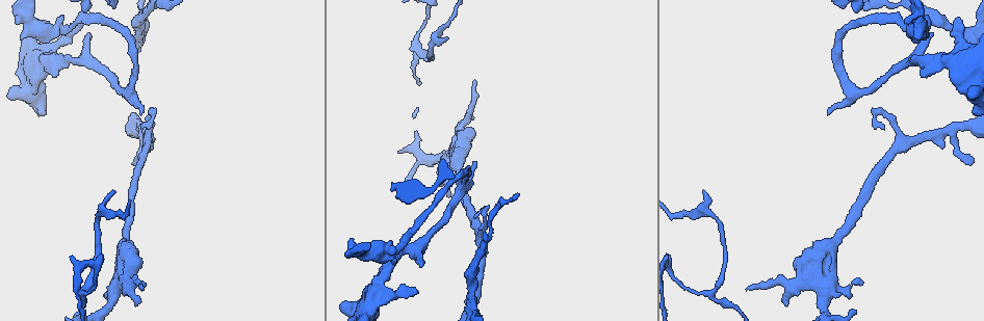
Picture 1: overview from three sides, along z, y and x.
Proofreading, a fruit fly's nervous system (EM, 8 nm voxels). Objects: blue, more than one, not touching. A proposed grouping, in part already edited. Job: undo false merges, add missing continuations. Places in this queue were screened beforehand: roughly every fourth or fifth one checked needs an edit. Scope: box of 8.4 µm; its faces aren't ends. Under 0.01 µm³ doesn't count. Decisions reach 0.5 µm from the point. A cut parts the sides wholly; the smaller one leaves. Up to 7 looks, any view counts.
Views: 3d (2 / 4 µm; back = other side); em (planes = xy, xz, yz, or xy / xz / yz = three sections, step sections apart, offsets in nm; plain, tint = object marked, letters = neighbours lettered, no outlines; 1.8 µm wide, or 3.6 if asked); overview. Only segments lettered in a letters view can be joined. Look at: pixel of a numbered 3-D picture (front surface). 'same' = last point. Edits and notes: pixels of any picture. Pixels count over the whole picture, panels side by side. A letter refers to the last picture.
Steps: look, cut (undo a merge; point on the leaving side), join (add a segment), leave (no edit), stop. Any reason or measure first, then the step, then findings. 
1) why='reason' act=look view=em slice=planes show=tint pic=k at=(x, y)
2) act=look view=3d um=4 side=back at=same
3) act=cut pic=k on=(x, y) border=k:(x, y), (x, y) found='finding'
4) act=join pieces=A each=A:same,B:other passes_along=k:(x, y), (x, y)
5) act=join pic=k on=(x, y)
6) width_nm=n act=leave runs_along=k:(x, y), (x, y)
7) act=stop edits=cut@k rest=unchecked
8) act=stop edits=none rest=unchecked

why='thin end' act=look view=em slice=planes show=letters pic=1 at=(883, 129)

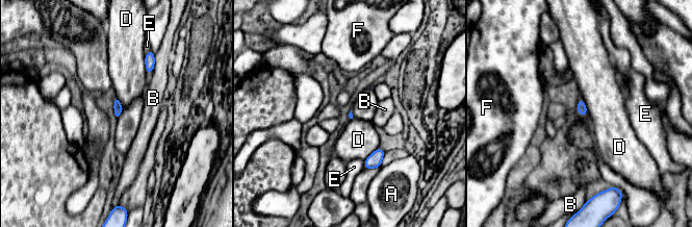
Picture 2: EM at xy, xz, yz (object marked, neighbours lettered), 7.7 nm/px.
act=leave each=A:other,B:other,D:other,E:other,F:other border=2:(144, 54), (144, 67), (147, 72) found='none of them fits'

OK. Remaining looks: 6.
why='sudden change in width' act=look view=em slice=yz step=4 show=letters pic=1 at=(58, 30)

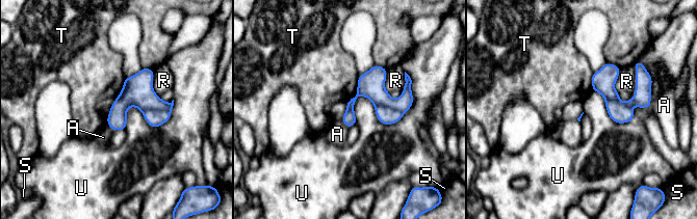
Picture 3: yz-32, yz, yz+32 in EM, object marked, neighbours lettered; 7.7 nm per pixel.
act=leave each=A:other,R:other,S:other,T:other,U:other runs_along=3:(408, 87), (398, 102), (360, 92), (344, 119) found='continuous, no second neuron'

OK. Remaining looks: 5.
act=look view=em slice=xy step=16 show=tint pic=1 at=(462, 151)

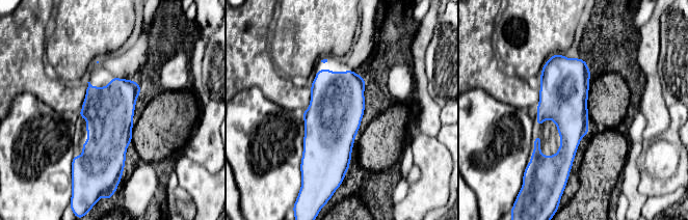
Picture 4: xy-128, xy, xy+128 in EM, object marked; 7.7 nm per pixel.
why='another direction' act=look view=em slice=planes show=letters at=same

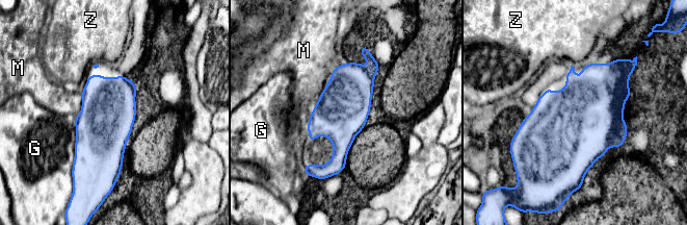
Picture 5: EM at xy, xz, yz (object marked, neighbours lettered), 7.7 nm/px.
longest_contact=G:340nm act=leave each=G:other,M:other,Z:other border=5:(82, 95), (82, 105), (77, 116) found='one neuron here'

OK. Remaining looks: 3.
act=stop edits=none rest=unchecked

